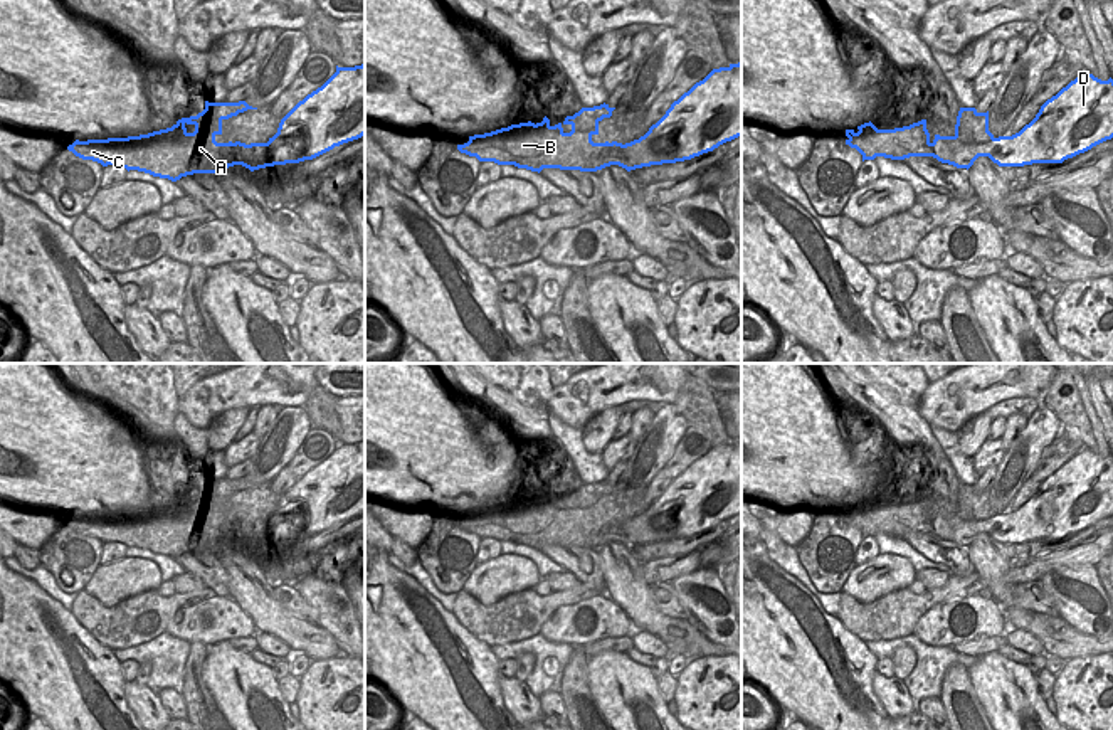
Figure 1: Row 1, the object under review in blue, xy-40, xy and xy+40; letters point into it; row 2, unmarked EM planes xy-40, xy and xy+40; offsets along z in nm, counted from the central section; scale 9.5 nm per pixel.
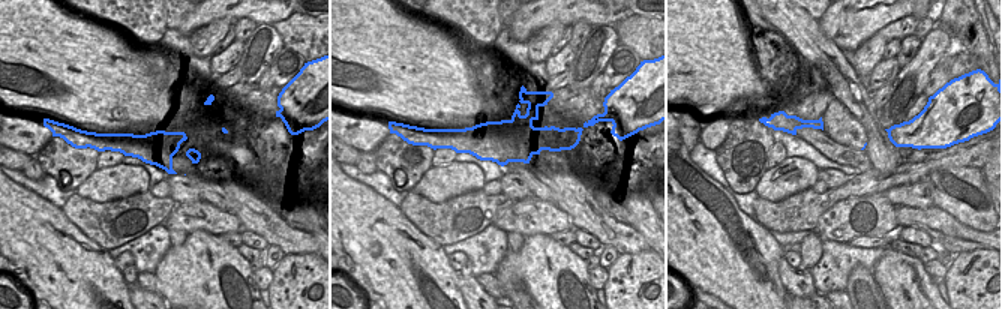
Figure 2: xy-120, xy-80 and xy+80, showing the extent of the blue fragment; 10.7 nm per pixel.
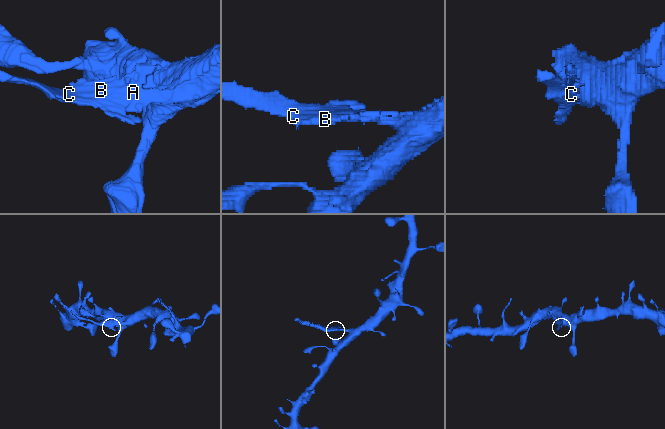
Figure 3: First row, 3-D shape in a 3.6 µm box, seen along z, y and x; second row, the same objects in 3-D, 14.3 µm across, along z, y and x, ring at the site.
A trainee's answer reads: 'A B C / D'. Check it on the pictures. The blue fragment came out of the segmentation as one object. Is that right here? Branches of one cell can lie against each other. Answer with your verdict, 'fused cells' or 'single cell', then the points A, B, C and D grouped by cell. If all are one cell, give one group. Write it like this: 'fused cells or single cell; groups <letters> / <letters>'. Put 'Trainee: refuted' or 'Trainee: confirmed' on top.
Trainee: confirmed
fused cells; groups A B C / D

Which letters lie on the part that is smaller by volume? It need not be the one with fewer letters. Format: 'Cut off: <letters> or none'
Cut off: A, B, C

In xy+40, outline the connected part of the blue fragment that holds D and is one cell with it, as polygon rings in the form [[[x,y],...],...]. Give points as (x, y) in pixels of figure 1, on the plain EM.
[[[1089,449],[1078,452],[1047,476],[1036,495],[1010,513],[1012,528],[999,543],[1063,540],[1113,515],[1113,456],[1101,458]]]

